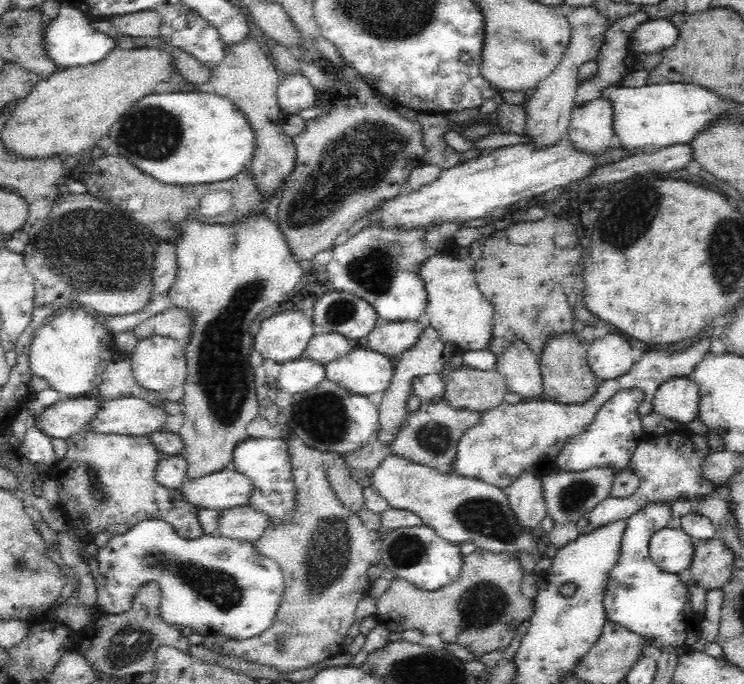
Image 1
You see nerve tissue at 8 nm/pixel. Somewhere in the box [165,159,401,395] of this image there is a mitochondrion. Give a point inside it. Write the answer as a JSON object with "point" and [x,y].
{"point":[373,268]}

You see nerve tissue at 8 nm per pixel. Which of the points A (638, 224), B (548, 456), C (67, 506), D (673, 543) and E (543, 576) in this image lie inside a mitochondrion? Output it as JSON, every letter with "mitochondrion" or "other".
{"A":"mitochondrion","B":"other","C":"mitochondrion","D":"other","E":"other"}

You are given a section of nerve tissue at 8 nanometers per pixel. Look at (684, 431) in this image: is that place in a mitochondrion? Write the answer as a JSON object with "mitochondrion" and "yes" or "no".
{"mitochondrion":"no"}

